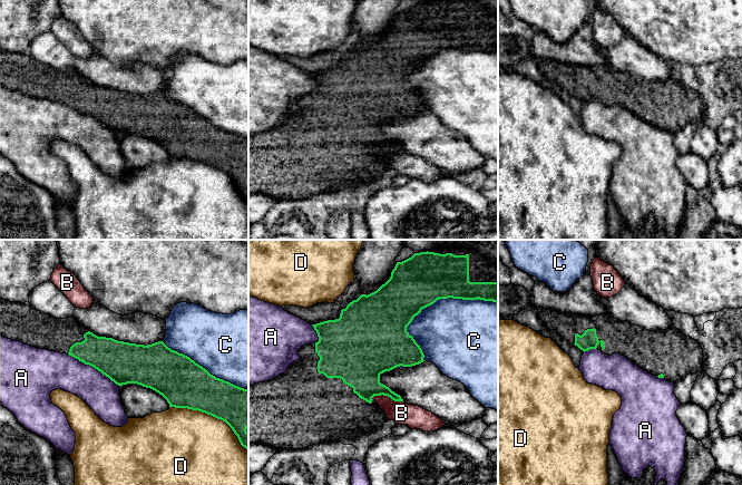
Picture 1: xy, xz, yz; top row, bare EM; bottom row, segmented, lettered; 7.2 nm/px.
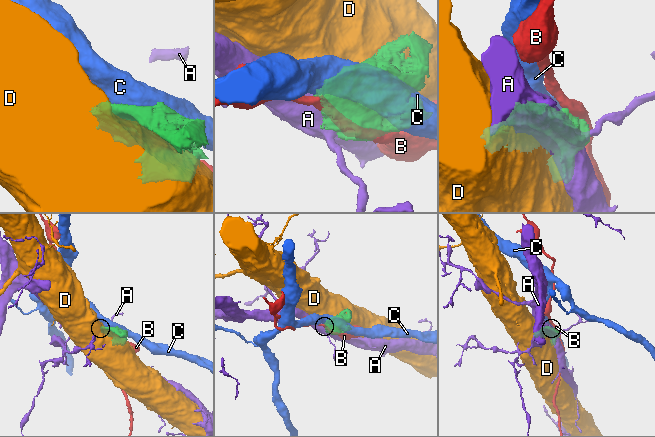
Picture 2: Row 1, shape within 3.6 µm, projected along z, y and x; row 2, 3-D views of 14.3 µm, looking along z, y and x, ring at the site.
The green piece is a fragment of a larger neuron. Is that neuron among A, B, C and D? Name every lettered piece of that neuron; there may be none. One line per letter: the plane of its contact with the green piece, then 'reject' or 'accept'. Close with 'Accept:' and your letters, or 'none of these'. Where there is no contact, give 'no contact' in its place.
A: xy | reject
B: xz | reject
C: xz | reject
D: xy | reject
Accept: none of these

